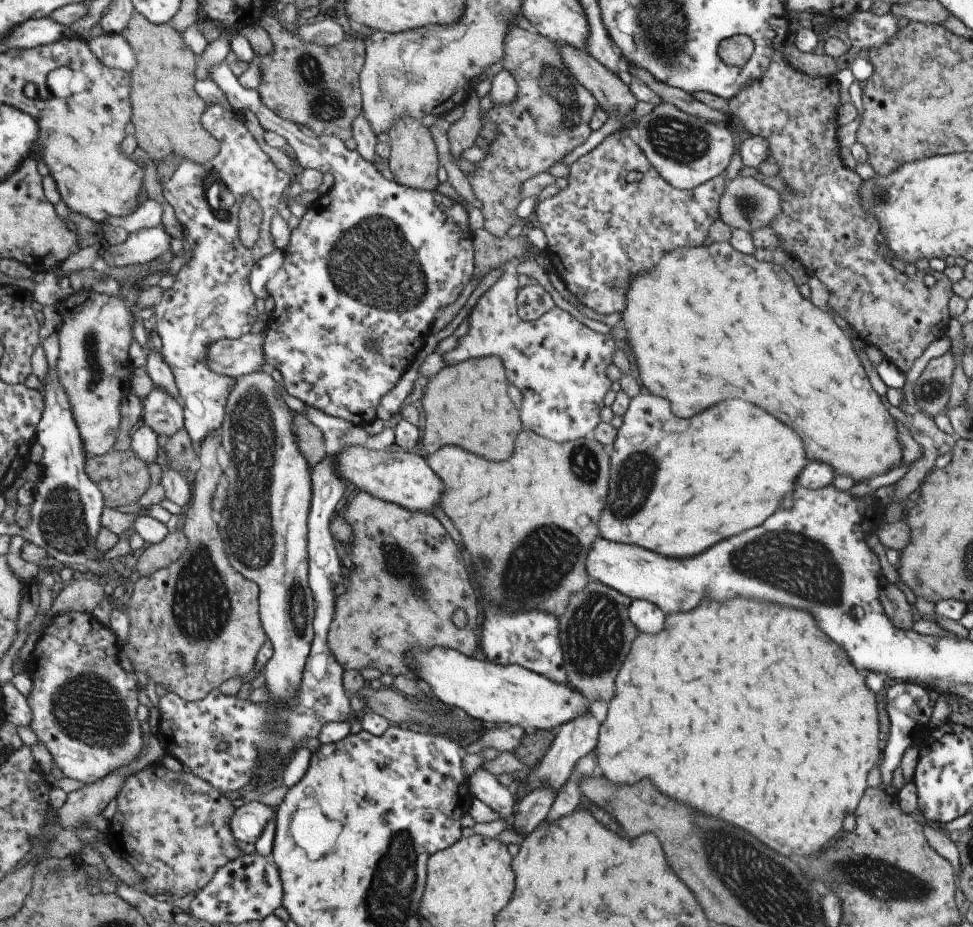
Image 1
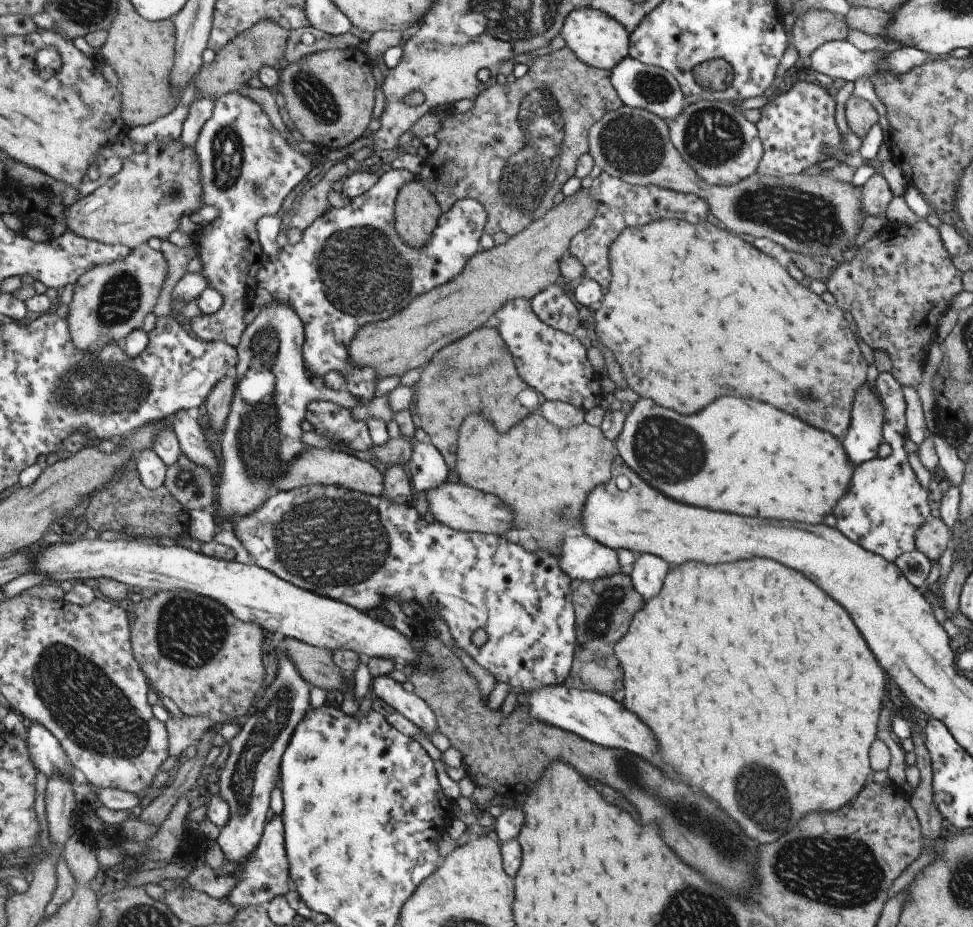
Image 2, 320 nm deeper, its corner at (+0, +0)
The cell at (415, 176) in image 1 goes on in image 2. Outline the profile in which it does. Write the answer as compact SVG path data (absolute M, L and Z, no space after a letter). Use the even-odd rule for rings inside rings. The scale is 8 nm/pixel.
M407 174L405 184L400 187L394 200L393 221L397 236L412 249L421 249L430 240L441 213L430 192L415 180L415 176Z

